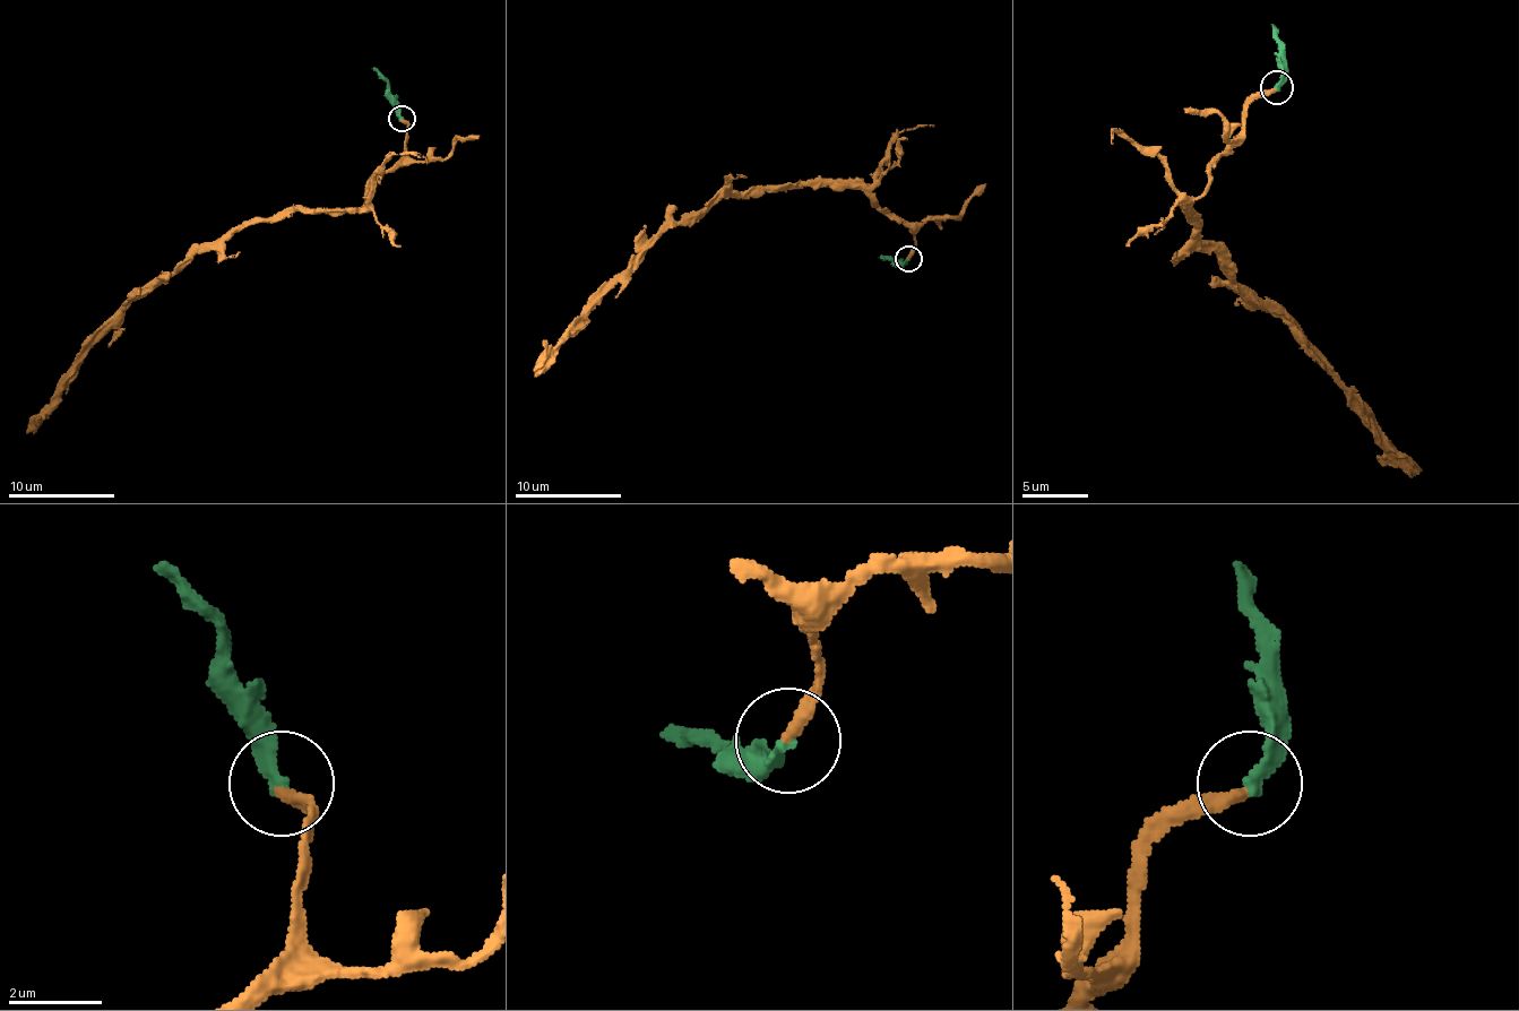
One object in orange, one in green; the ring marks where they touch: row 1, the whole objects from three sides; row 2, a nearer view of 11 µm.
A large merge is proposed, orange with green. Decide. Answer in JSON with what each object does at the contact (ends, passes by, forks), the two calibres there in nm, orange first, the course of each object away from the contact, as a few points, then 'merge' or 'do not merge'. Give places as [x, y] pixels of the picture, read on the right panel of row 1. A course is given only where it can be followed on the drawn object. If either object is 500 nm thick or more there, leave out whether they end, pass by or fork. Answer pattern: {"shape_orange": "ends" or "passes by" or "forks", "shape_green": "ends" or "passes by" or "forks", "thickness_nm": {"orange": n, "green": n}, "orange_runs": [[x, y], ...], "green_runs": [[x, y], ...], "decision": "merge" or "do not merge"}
{"shape_orange": "ends", "shape_green": "ends", "thickness_nm": {"orange": 280, "green": 280}, "orange_runs": [[1277, 86], [1251, 103], [1188, 215], [1416, 476]], "green_runs": [[1277, 86], [1280, 40], [1270, 24]], "decision": "merge"}

